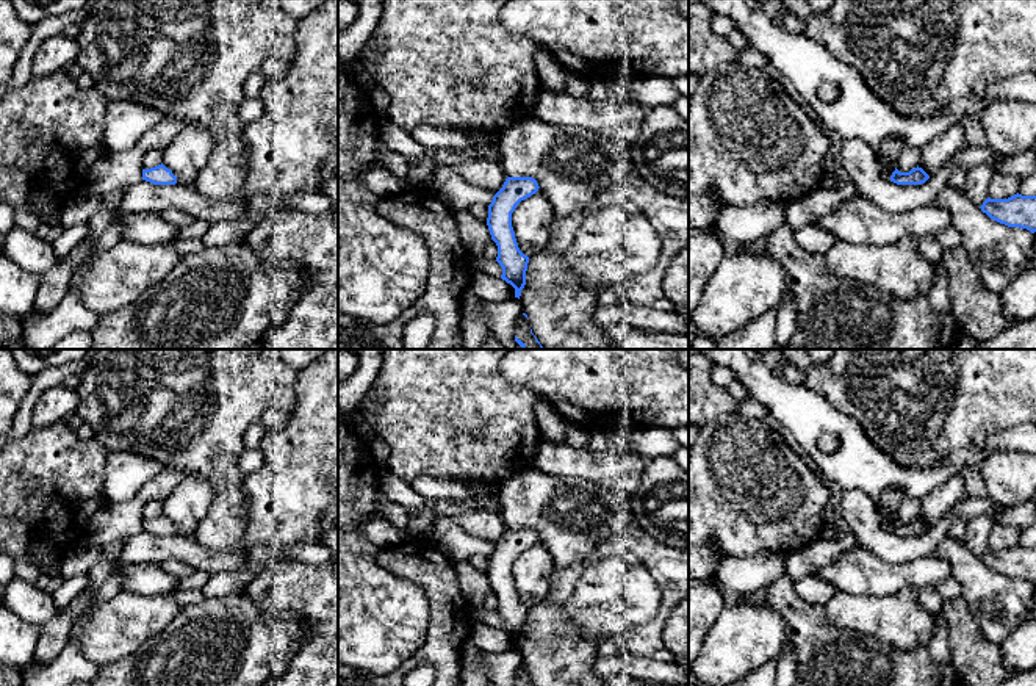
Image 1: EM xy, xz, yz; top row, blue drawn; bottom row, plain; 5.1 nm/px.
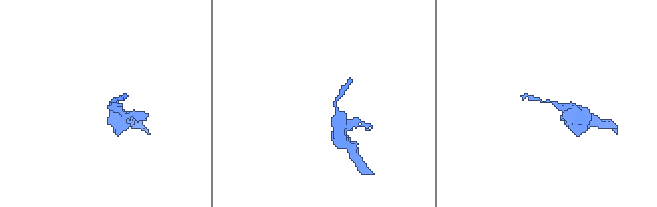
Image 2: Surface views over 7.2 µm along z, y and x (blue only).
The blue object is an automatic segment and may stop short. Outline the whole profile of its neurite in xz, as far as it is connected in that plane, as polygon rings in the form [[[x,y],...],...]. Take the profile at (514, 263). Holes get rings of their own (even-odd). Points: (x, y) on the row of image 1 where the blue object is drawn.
[[[507,177],[488,205],[487,226],[491,240],[498,246],[496,262],[502,268],[501,279],[515,288],[515,298],[518,299],[526,285],[529,257],[518,247],[512,227],[512,213],[521,200],[535,194],[538,188],[537,180],[532,177]]]

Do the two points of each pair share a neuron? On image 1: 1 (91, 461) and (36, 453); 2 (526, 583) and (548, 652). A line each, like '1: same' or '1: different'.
1: same
2: different

